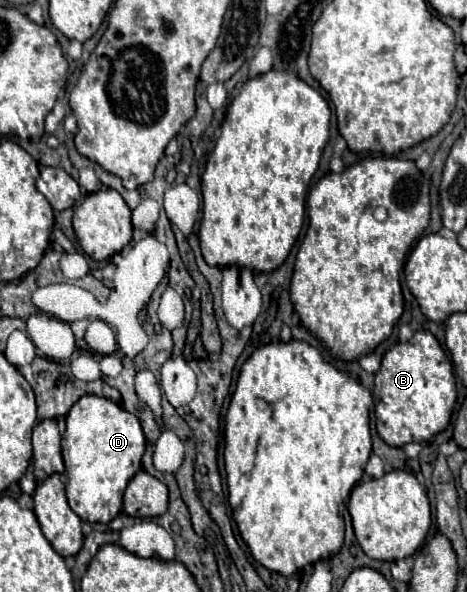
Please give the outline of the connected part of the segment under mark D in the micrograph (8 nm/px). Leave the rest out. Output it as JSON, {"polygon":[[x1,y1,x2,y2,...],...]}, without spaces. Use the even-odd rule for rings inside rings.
{"polygon":[[98,395,80,397,74,407,66,415,66,431,62,435,62,457,66,465,66,497,70,501,70,509,88,523,110,523,122,511,122,495,128,481,142,469,142,456,146,449,146,439,136,415,128,413,120,405,110,399]]}

